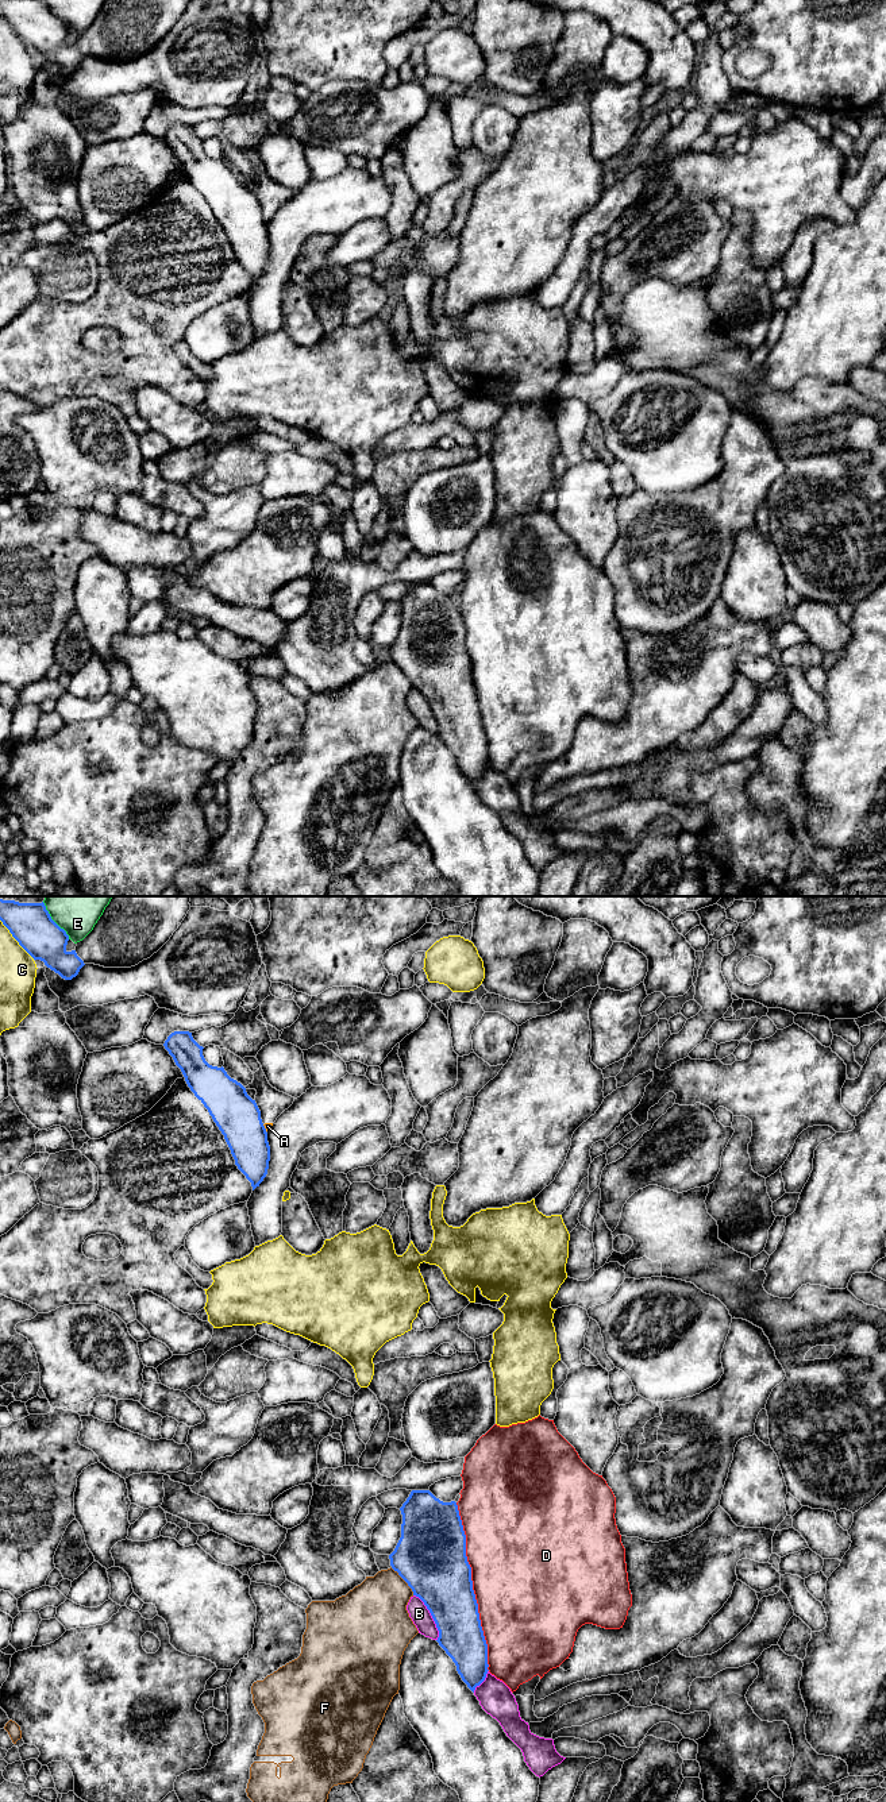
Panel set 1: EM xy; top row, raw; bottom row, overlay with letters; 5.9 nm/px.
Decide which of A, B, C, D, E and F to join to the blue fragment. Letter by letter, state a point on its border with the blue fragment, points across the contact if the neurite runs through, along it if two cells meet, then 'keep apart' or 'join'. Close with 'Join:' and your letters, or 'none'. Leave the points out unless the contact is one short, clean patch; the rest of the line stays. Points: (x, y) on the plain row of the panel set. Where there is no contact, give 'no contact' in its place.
A: meets blue in xy at (264, 220); border along xy (262, 217), (266, 223); keep apart
B: meets blue in xy at (432, 710); keep apart
C: meets blue in xy at (15, 31); keep apart
D: meets blue in xy at (472, 679); keep apart
E: meets blue in xy at (56, 16); keep apart
F: meets blue in xy at (404, 672); keep apart
Join: none

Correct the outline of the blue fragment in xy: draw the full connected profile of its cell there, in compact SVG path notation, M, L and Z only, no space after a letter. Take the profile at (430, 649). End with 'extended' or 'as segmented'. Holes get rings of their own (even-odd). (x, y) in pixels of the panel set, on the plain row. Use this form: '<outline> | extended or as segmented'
M412 583L400 601L401 630L389 648L390 659L429 703L439 723L438 736L452 752L457 764L474 786L488 767L488 737L473 683L466 649L466 628L455 594L443 595L429 583Z | as segmented

